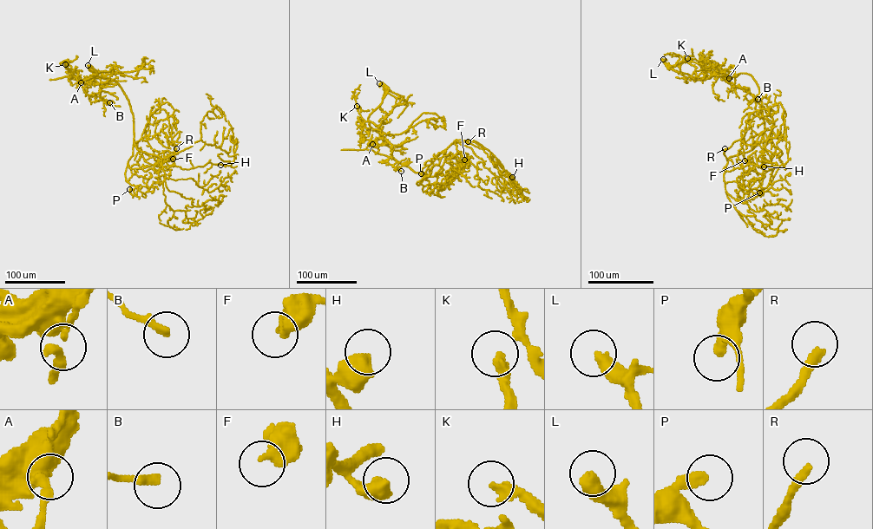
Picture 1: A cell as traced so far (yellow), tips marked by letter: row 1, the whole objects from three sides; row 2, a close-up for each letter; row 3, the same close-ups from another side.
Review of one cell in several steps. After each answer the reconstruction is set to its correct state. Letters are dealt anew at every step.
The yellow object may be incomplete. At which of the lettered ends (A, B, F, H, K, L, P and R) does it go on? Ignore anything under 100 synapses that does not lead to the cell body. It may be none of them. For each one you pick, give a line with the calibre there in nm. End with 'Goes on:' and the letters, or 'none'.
L: Thickness 440 nm
R: Thickness 280 nm
Goes on: L, R

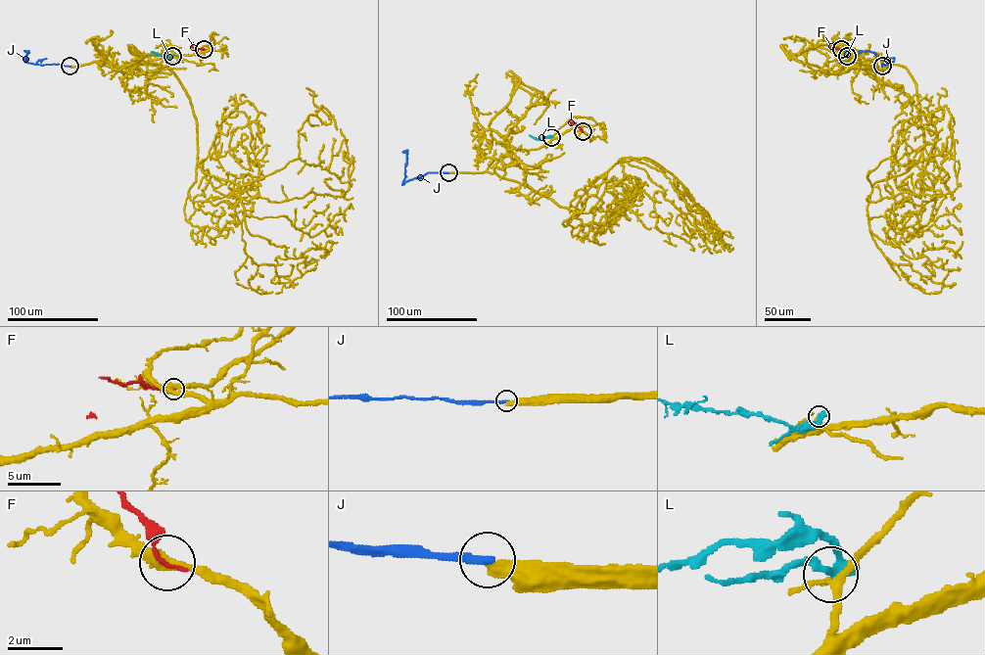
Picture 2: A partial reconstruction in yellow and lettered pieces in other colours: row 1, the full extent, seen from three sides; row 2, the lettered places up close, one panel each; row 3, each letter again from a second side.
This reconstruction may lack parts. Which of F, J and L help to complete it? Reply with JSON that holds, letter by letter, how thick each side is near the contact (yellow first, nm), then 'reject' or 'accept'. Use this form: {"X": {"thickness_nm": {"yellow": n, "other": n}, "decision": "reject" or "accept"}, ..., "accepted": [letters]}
{"F": {"thickness_nm": {"yellow": 380, "other": 170}, "decision": "reject"}, "J": {"thickness_nm": {"yellow": 400, "other": 260}, "decision": "reject"}, "L": {"thickness_nm": {"yellow": 150, "other": 320}, "decision": "reject"}, "accepted": []}

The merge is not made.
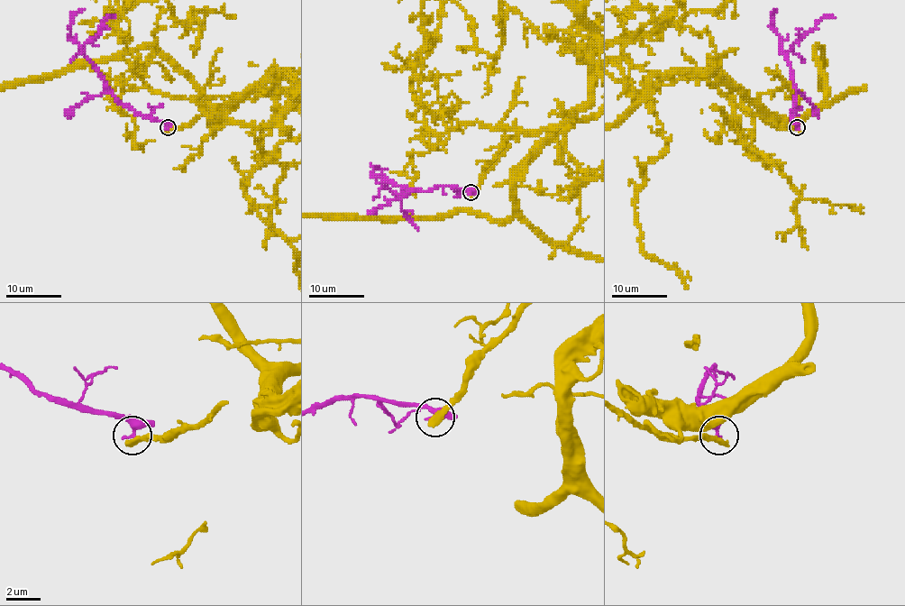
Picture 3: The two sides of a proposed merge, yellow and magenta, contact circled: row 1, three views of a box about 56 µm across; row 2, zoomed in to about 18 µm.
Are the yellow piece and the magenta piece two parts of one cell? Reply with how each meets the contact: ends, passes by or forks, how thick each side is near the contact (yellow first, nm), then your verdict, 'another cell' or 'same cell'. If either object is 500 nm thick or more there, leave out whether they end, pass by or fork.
yellow ends; magenta passes by; calibres 480 and 280 nm; another cell

